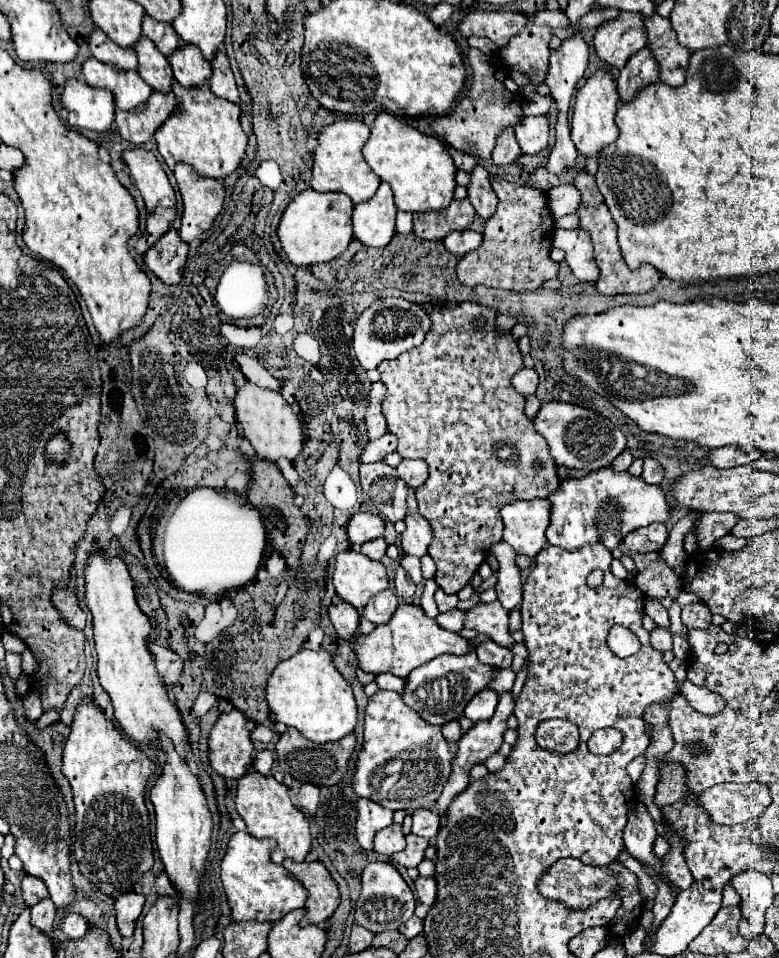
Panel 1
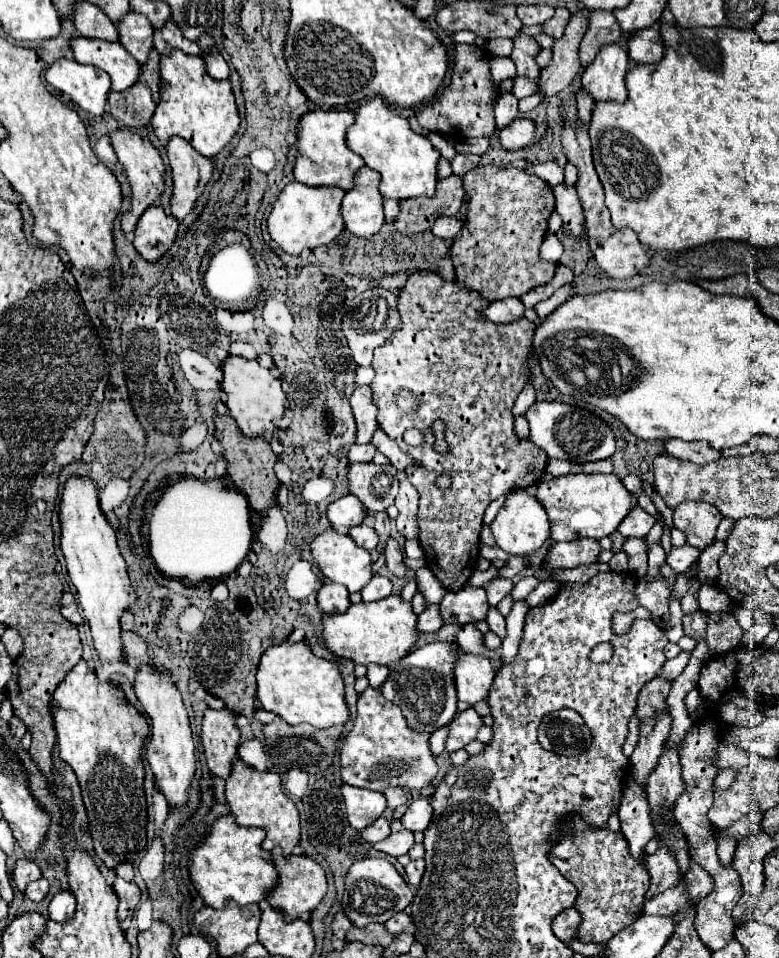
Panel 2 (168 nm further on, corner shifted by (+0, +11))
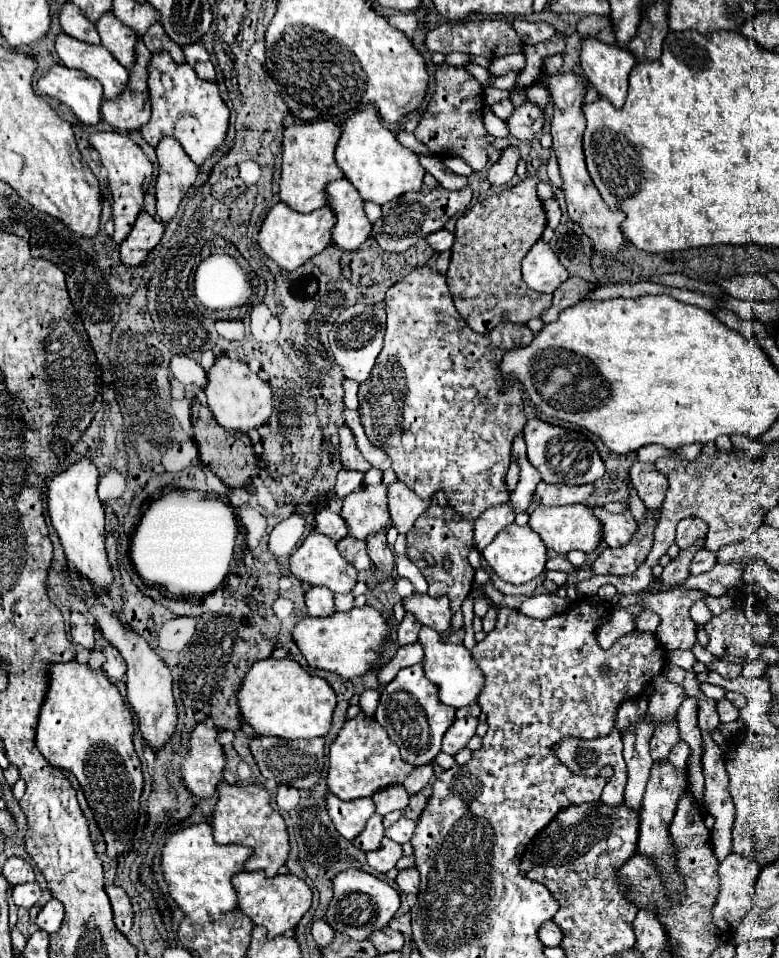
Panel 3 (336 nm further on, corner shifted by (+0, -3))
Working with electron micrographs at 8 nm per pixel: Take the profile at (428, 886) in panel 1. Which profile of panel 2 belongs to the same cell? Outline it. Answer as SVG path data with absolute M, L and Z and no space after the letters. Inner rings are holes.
M411 860L411 862L405 866L405 872L407 872L409 884L419 886L419 882L421 882L421 878L423 878L423 872L425 872L425 862L423 862L423 860Z

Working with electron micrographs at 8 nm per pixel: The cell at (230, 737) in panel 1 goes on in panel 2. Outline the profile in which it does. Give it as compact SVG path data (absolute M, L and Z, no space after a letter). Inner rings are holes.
M207 708L201 726L201 744L205 750L207 766L211 774L221 778L229 776L241 742L241 732L235 724L235 718L237 716L229 708Z

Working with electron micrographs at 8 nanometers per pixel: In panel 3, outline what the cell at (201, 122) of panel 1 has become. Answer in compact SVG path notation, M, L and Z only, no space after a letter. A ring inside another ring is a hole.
M155 52L149 60L147 86L151 100L151 120L141 126L141 134L147 144L155 148L161 138L171 136L183 146L187 156L197 166L201 166L205 158L225 142L229 124L229 108L221 100L217 84L201 80L187 62L177 64L167 52Z

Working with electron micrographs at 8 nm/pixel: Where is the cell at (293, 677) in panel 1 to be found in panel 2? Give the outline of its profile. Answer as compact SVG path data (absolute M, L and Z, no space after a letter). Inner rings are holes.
M283 642L263 652L257 668L257 700L263 710L269 710L289 724L311 724L329 728L349 720L345 702L345 684L337 666L311 652L307 642Z

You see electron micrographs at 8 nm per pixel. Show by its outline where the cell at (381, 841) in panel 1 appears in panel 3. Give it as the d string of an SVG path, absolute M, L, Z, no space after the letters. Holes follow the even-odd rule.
M373 814L373 816L367 820L363 832L353 840L353 844L355 844L357 848L361 848L363 852L377 850L379 844L381 844L381 840L383 840L383 832L385 832L385 828L383 828L383 824L381 824L381 816L379 816L379 814Z

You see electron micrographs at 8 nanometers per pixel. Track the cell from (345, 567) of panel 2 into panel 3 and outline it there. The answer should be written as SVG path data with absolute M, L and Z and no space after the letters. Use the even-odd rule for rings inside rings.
M317 530L309 532L305 542L291 554L289 570L301 582L307 582L313 586L327 586L329 590L341 592L341 594L351 592L351 588L357 582L357 570L343 556L339 556L339 552L335 548L335 540L329 540L329 536L325 536Z

